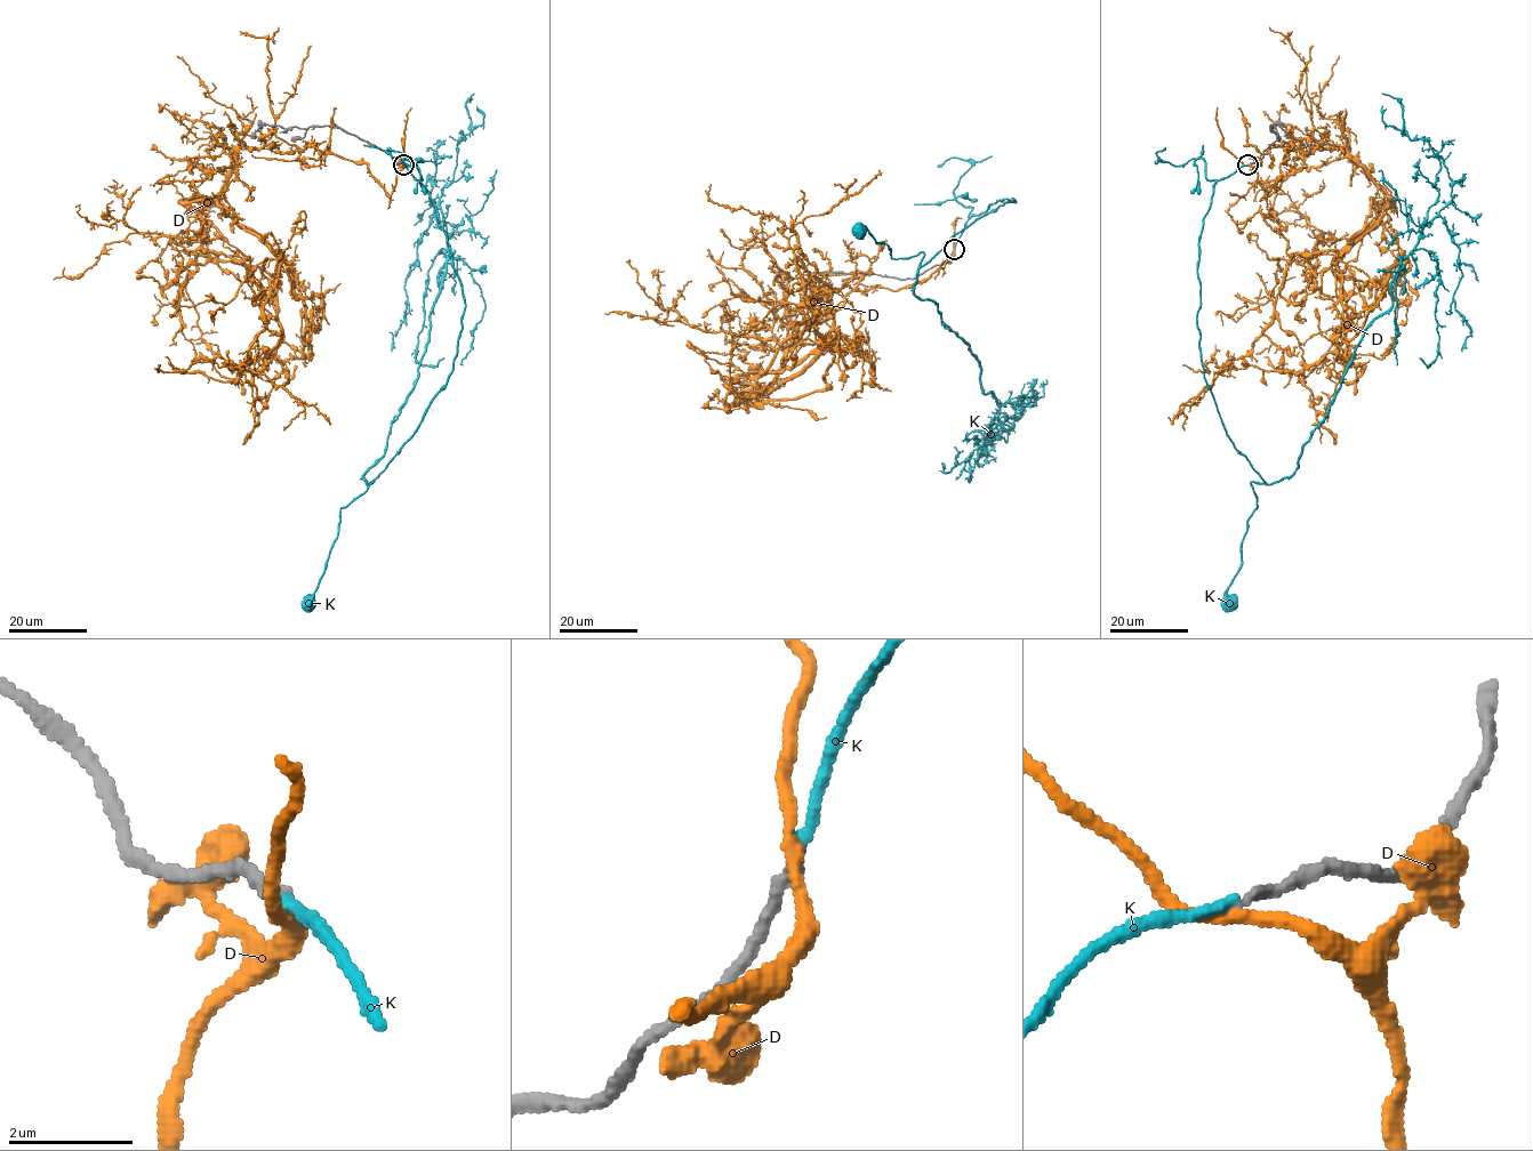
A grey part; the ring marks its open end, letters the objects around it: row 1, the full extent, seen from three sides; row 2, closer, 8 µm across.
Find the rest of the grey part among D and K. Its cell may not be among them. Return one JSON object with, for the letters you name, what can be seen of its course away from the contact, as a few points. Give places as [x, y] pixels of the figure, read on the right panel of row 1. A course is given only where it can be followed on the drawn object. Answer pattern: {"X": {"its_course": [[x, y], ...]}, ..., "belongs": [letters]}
{"belongs": []}

